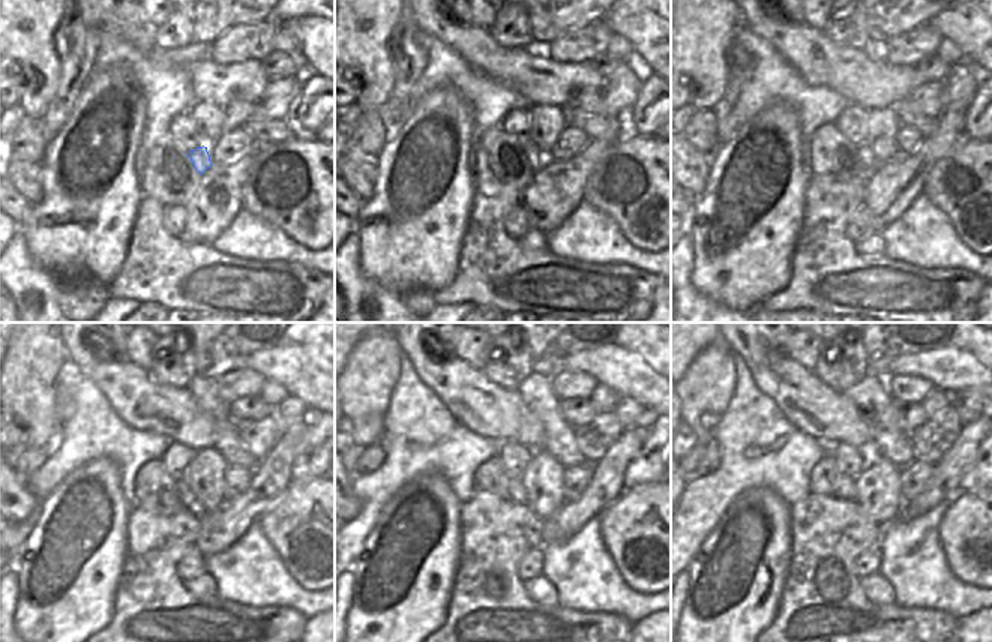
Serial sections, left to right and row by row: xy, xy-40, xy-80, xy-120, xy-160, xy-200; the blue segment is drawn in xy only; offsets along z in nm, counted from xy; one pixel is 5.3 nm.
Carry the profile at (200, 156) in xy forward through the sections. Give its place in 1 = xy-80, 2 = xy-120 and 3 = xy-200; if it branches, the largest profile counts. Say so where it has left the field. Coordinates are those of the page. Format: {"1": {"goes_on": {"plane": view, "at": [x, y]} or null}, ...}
{"1": {"goes_on": {"plane": "xy-80", "at": [866, 156]}}, "2": {"goes_on": {"plane": "xy-120", "at": [183, 492]}}, "3": {"goes_on": {"plane": "xy-200", "at": [844, 486]}}}

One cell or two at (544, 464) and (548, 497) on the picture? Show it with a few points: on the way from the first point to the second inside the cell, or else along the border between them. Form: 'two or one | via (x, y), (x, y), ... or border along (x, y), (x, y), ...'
one | via (544, 471), (544, 489)

